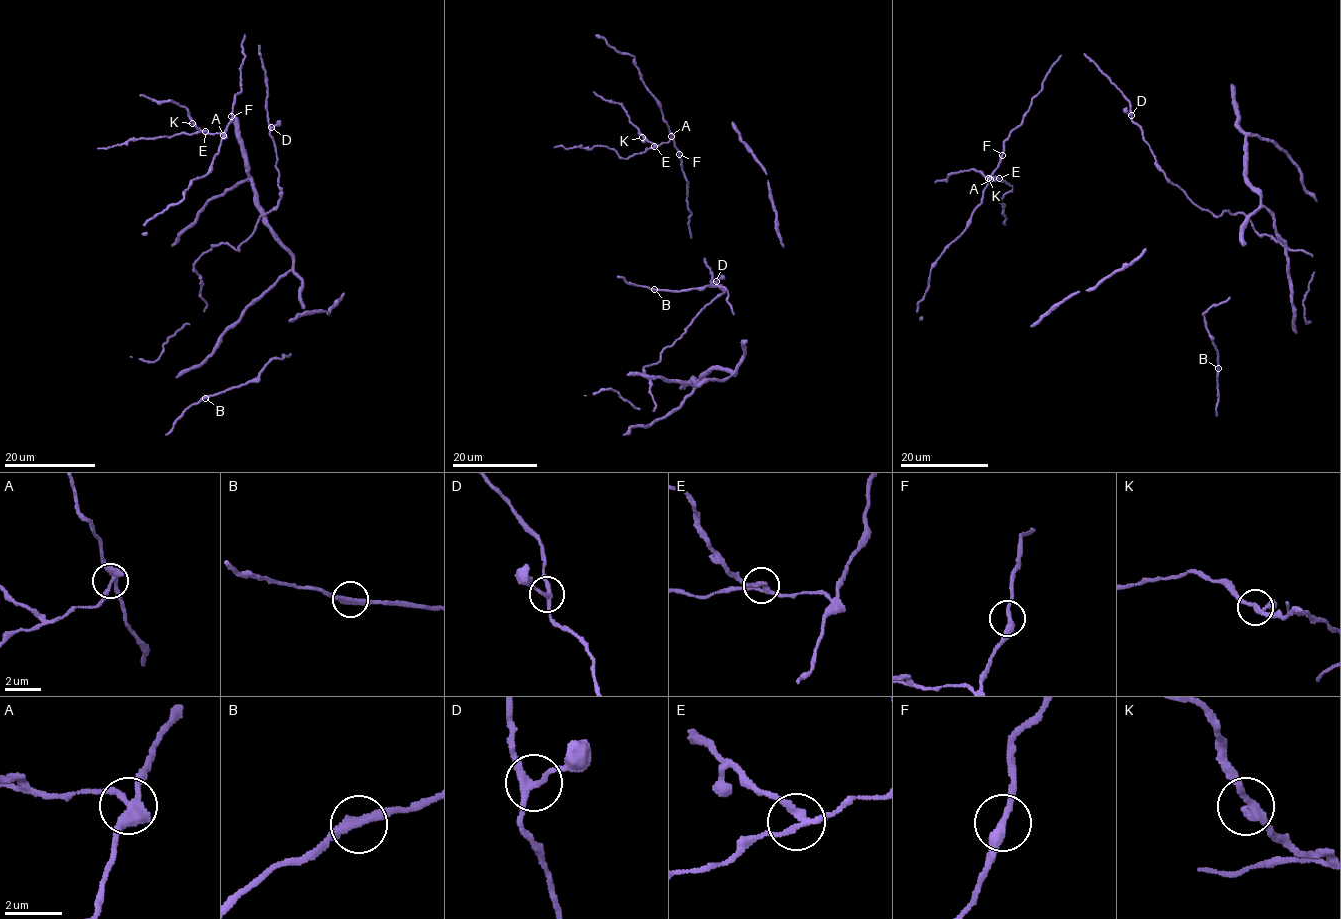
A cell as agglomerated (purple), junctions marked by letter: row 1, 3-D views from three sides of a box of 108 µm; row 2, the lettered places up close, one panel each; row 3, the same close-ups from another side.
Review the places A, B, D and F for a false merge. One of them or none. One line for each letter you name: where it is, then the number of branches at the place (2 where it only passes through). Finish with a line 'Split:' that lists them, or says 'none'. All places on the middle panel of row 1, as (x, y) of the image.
A: Place: (671, 136). Branches: 3
Split: A

